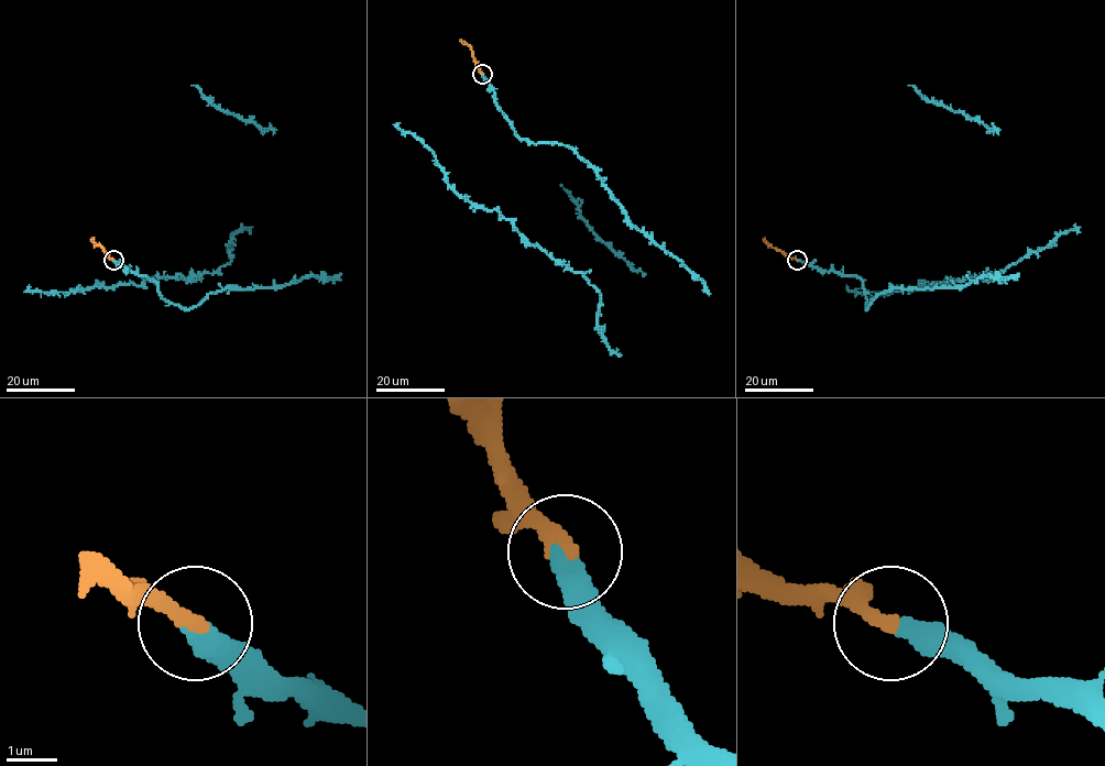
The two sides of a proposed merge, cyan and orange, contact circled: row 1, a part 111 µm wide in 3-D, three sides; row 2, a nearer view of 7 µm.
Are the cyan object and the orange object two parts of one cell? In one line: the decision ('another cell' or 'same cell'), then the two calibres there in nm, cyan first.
same cell | 440/320 nm

